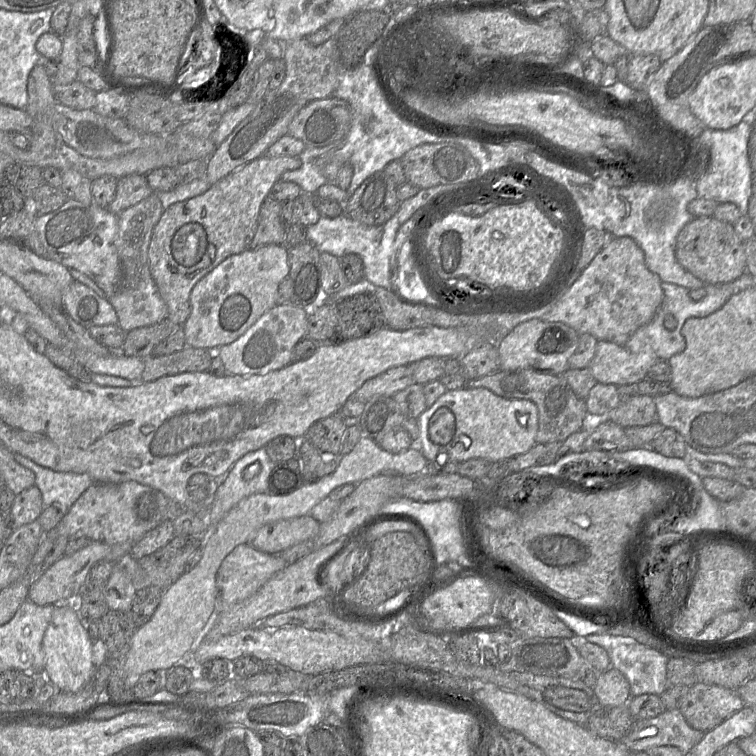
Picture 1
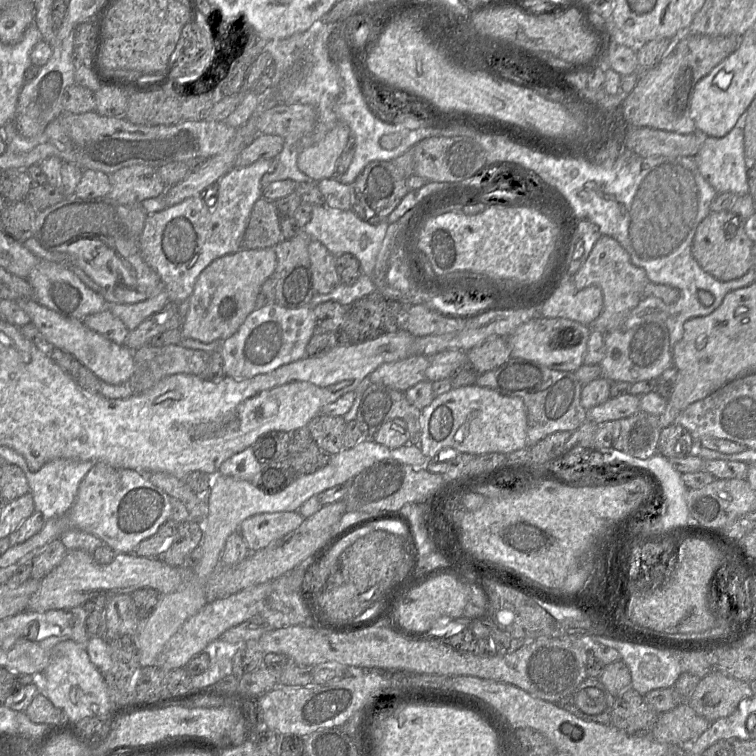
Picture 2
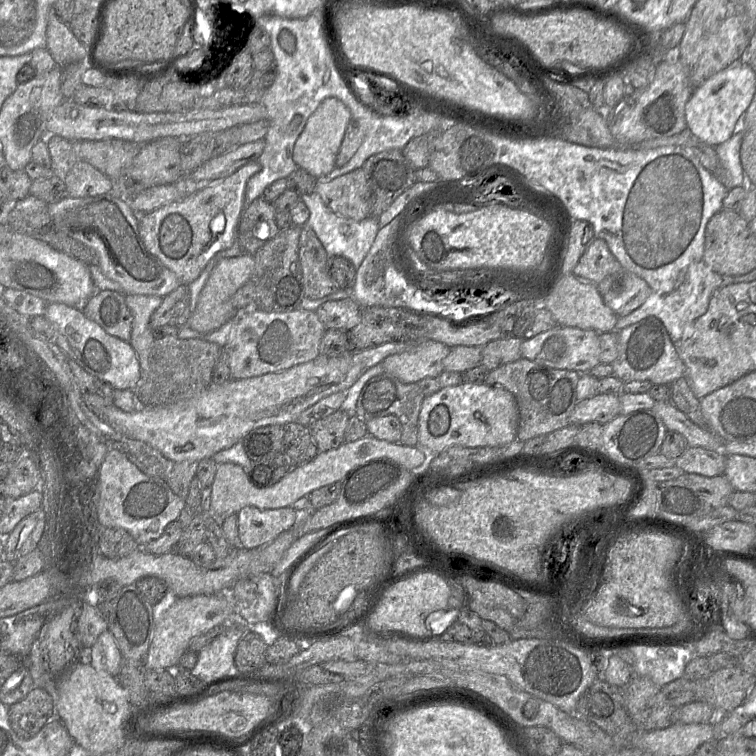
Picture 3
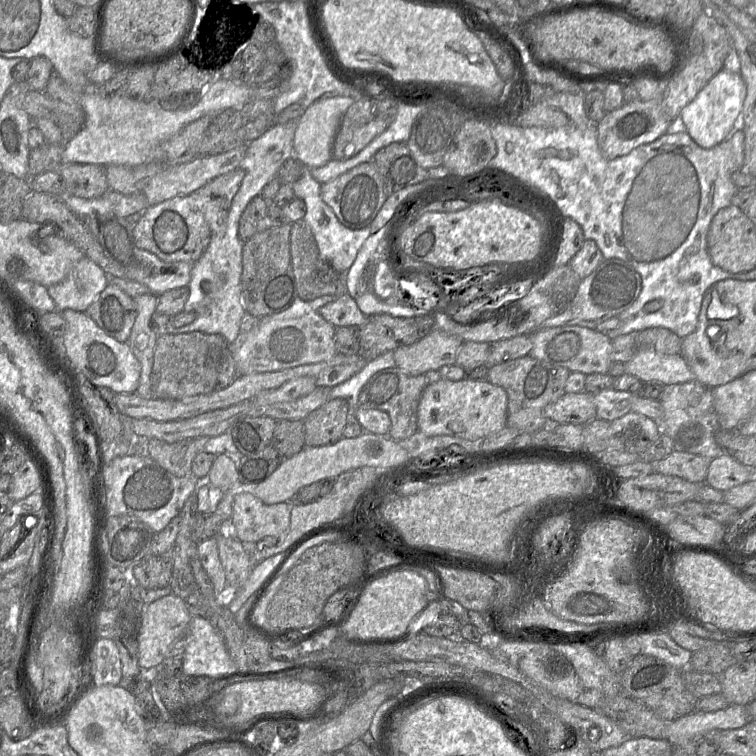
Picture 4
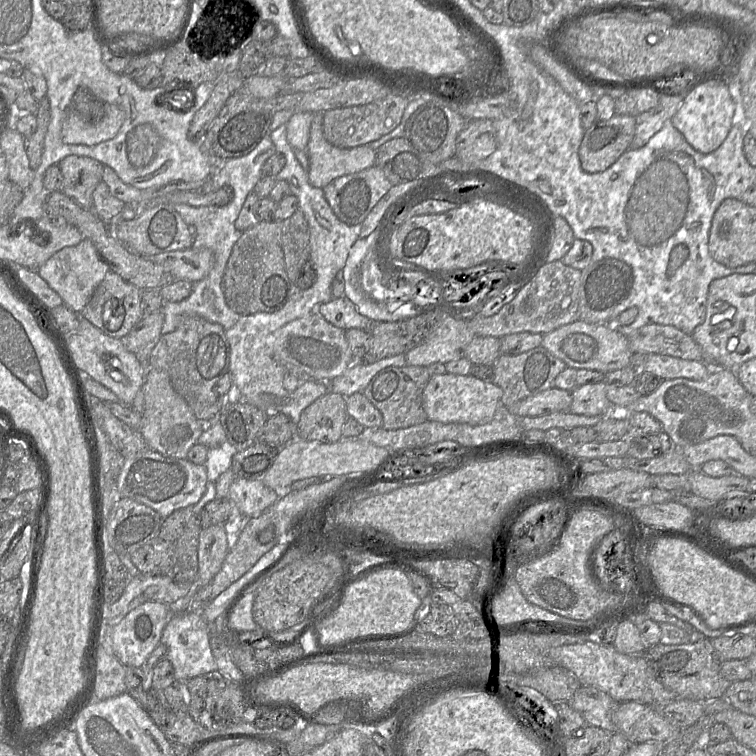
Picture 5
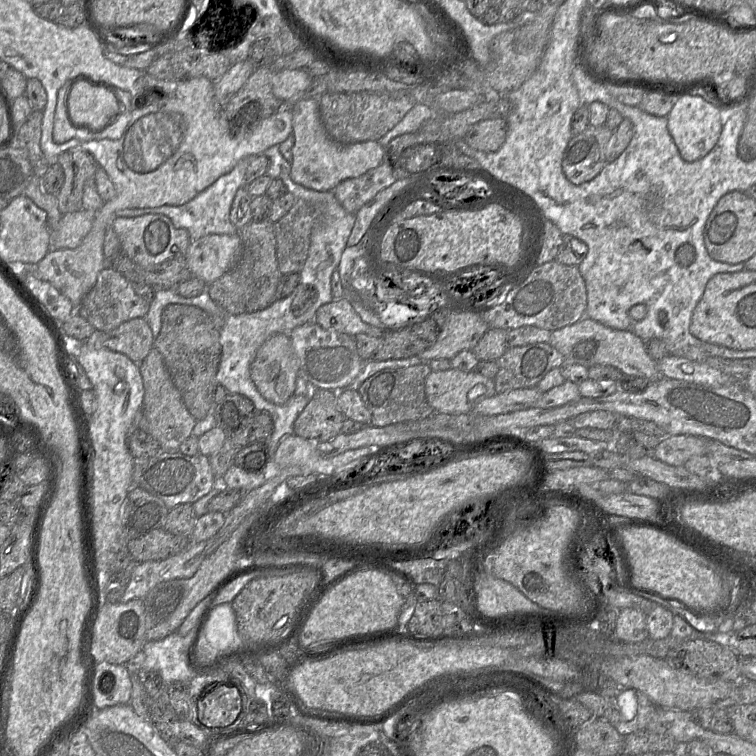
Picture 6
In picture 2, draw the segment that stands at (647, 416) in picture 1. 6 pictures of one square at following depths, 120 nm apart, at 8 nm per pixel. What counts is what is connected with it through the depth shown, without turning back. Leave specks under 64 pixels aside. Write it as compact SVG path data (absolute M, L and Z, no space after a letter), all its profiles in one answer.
M625 393L617 397L610 397L605 402L587 410L587 420L603 423L629 417L640 411L640 397Z

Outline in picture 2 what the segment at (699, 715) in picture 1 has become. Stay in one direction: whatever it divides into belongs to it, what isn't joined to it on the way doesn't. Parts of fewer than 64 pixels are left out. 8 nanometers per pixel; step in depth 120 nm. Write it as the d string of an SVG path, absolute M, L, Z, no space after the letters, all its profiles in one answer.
M712 672L700 679L687 702L710 722L732 714L742 699L750 698L755 685L722 672Z

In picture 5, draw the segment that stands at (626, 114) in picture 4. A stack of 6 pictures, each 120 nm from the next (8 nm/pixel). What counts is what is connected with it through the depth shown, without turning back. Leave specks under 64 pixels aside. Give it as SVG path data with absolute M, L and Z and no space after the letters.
M614 114L608 120L597 120L581 141L581 168L587 173L603 172L630 148L634 133L635 116Z

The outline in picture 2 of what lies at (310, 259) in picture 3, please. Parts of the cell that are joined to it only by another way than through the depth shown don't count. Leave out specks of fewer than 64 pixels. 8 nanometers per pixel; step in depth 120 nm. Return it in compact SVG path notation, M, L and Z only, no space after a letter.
M318 240L308 245L314 289L318 294L328 294L341 284L336 271L336 257Z

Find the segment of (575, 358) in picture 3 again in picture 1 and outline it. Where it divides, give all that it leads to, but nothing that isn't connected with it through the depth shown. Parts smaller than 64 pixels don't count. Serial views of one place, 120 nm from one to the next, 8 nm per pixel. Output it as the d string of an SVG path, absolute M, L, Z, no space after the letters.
M538 318L517 325L498 342L501 370L531 369L552 375L562 375L568 369L568 360L578 346L580 334L562 322Z

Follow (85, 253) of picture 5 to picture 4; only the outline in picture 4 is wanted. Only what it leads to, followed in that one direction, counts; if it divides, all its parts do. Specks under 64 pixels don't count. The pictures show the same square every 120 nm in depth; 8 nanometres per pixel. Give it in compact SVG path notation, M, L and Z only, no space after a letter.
M84 256L76 262L65 279L48 287L57 310L86 312L109 284L109 276L95 262Z

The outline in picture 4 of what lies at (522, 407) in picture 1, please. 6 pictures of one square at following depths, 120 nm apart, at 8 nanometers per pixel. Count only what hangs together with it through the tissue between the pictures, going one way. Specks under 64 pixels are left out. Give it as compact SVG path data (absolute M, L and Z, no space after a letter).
M464 378L459 381L441 379L428 384L422 392L417 410L418 430L428 436L451 435L476 440L496 433L507 425L508 397L506 391L488 380Z

